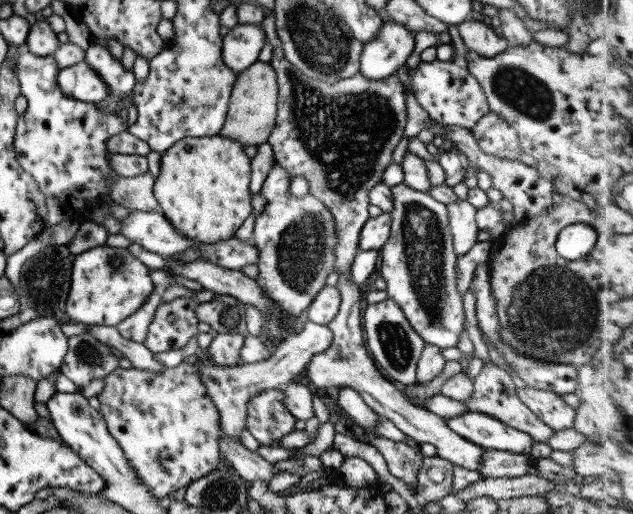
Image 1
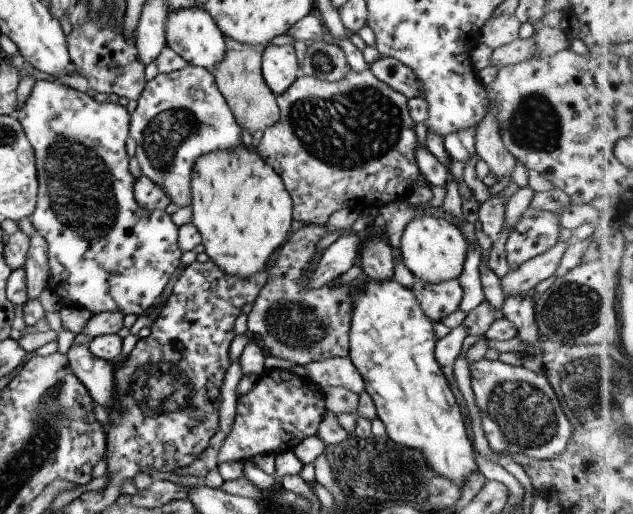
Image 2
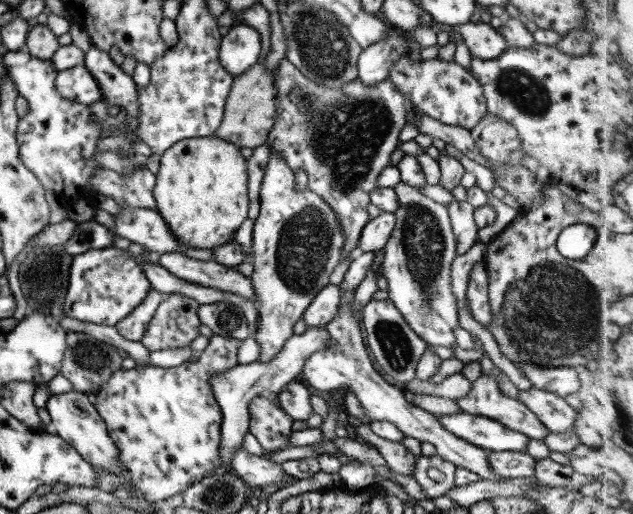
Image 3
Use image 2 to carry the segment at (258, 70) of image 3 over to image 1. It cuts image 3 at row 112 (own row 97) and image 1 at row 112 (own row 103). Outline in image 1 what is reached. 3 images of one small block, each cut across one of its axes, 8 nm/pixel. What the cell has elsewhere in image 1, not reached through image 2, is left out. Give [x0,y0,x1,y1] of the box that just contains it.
[220,61,278,146]

